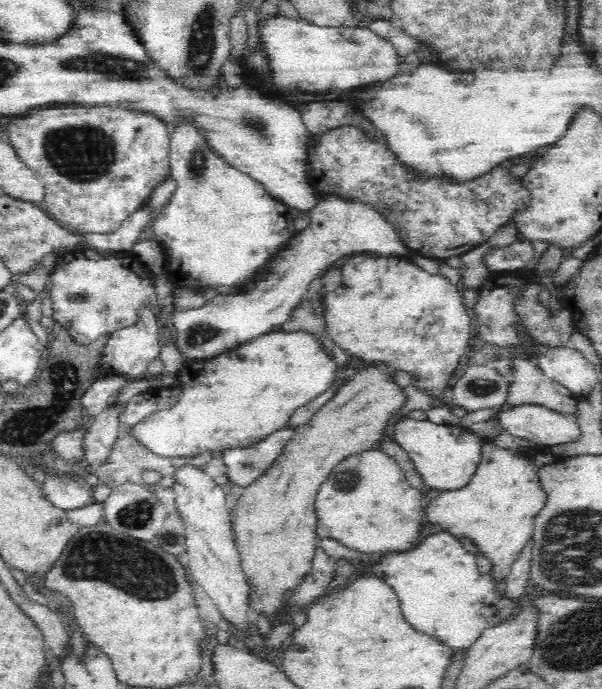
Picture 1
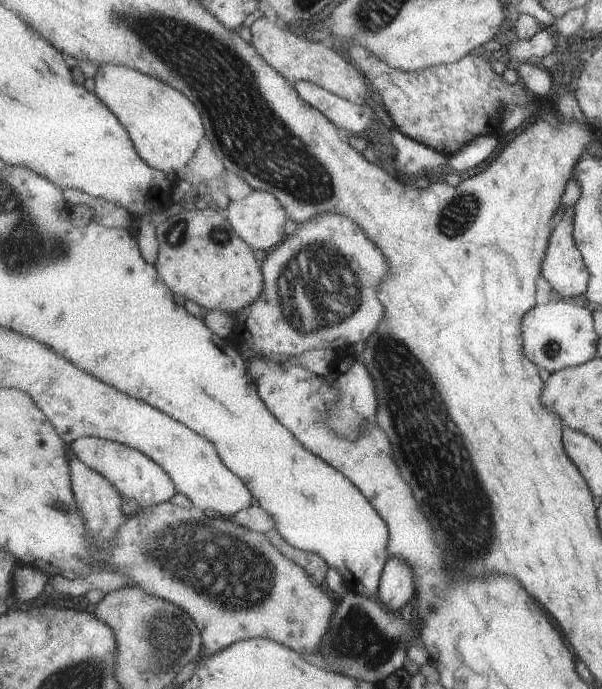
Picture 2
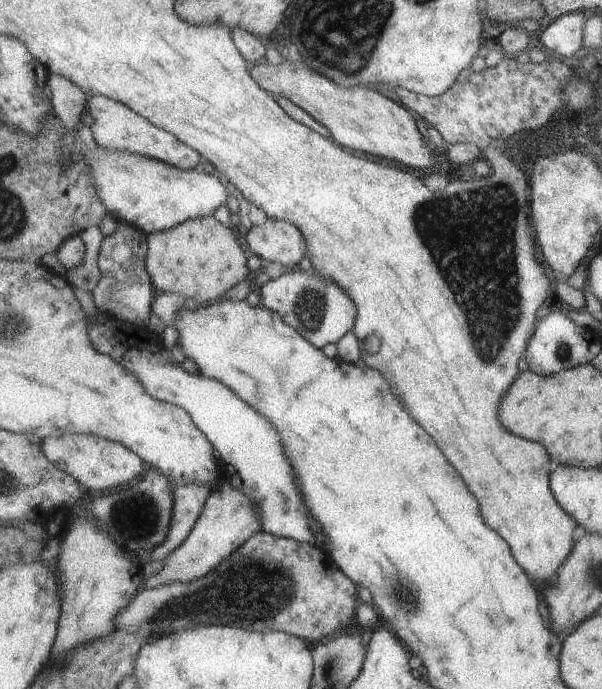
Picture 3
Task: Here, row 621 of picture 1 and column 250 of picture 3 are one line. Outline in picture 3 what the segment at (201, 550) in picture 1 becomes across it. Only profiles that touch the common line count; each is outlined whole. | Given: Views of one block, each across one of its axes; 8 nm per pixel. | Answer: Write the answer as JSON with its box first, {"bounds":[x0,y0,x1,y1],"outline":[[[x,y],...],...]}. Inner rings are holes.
{"bounds":[246,217,308,271],"outline":[[[269,217],[265,223],[252,226],[246,234],[252,253],[271,263],[280,263],[287,271],[298,268],[308,255],[304,234],[288,221]]]}

